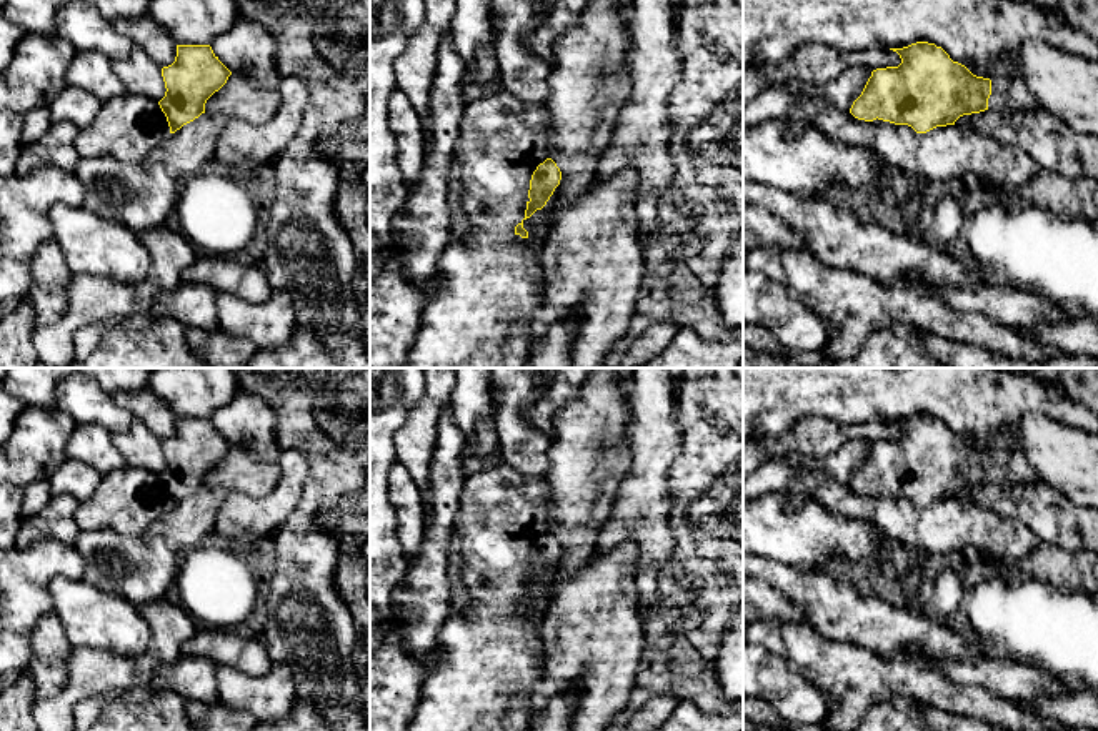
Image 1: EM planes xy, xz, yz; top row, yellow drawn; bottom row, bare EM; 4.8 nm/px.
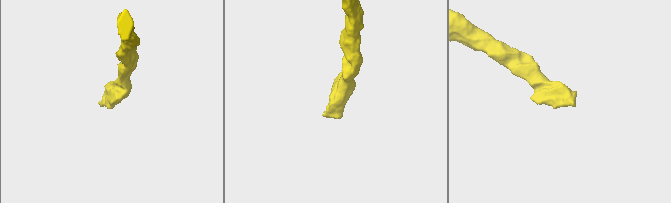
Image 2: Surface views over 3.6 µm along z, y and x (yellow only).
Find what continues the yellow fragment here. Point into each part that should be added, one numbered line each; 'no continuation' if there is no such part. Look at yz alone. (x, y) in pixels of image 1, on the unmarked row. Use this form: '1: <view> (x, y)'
1: yz (1012, 467)

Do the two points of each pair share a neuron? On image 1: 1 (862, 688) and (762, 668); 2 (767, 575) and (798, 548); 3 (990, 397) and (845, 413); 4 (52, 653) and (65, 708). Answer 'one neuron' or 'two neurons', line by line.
1: two neurons
2: two neurons
3: one neuron
4: two neurons

